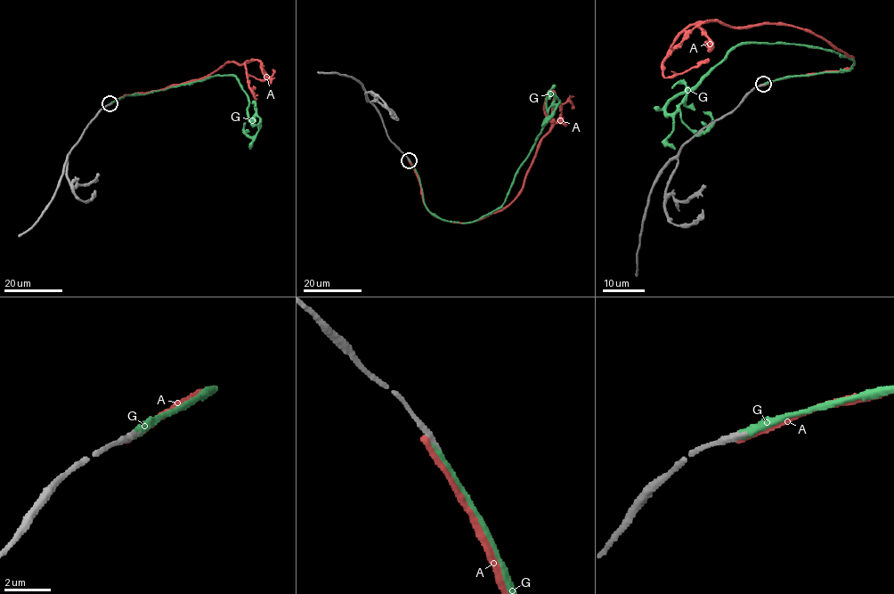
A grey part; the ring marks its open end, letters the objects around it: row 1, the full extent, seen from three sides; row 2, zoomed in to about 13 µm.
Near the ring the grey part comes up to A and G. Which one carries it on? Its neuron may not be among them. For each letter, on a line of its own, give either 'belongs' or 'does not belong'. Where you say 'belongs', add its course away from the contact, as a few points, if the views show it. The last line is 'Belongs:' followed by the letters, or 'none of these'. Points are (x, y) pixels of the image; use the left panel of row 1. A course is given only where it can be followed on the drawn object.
A: does not belong
G: belongs | via (110, 104), (234, 76), (247, 96), (247, 116), (260, 123), (254, 136), (245, 123)
Belongs: G

